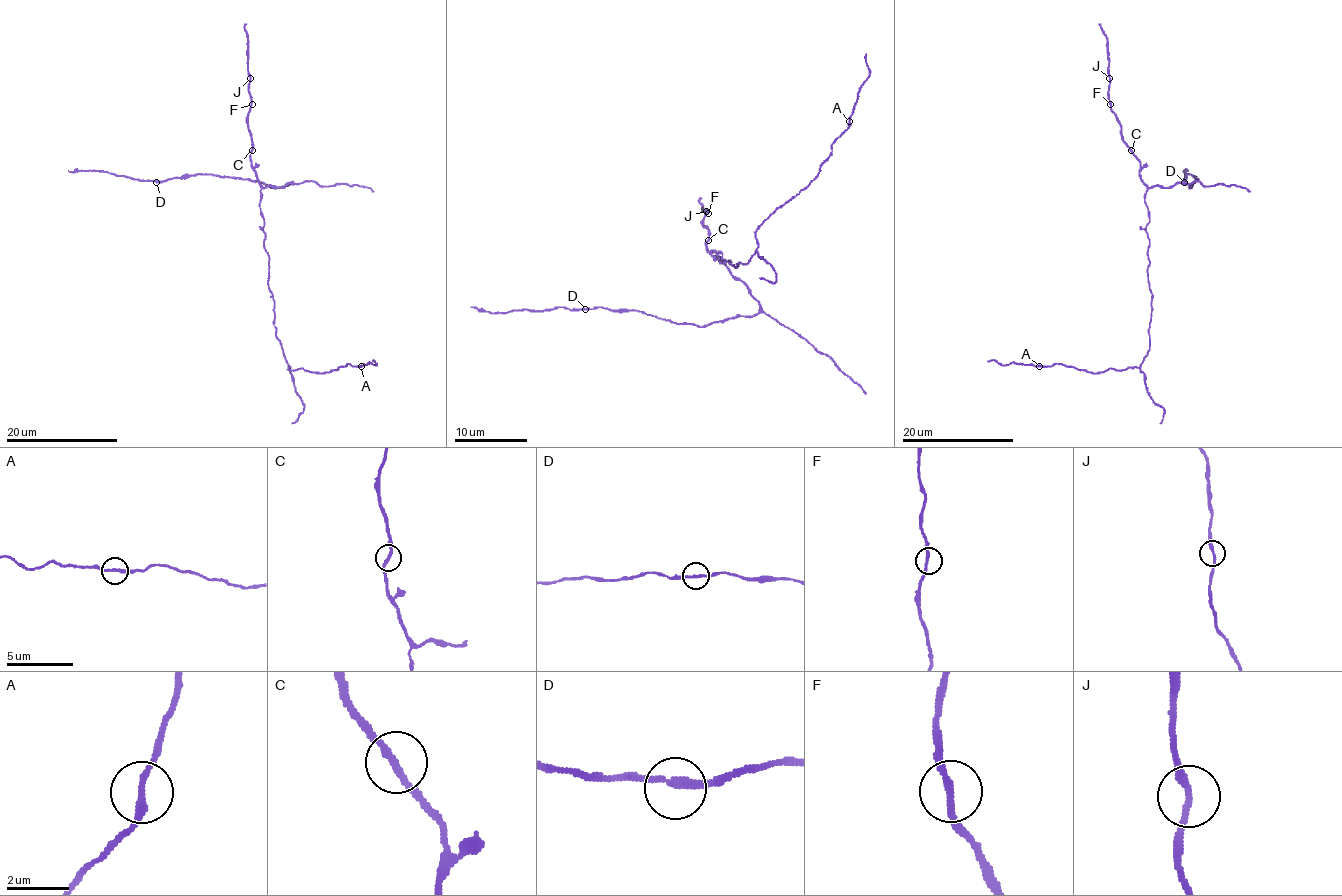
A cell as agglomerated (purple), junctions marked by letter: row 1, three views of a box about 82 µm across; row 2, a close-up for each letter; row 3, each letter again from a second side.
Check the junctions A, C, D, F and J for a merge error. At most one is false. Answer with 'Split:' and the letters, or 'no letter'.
Split: no letter

